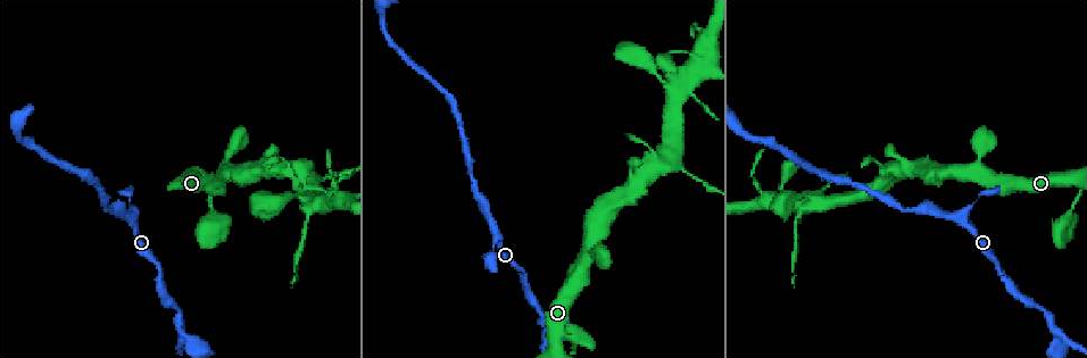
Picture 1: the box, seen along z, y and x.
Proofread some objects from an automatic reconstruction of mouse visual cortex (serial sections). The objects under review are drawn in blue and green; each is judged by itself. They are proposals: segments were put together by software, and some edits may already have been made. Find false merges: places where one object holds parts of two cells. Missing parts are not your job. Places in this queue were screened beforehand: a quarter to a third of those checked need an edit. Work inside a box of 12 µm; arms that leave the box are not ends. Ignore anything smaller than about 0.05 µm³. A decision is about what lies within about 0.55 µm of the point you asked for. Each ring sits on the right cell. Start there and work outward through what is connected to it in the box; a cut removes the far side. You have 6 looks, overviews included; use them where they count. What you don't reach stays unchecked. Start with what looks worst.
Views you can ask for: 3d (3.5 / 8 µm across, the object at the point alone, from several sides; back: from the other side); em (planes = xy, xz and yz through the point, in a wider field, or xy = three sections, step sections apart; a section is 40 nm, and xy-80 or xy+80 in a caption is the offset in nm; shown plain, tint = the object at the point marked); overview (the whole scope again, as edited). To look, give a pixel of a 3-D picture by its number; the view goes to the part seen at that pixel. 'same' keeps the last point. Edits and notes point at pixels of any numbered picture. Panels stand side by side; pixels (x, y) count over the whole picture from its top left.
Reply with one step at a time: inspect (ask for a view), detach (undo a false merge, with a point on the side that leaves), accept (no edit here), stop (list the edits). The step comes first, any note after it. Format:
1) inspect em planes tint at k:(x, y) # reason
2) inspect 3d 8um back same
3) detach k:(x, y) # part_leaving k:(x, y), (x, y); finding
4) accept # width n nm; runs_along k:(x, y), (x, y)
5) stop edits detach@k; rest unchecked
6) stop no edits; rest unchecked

inspect 3d 8um at 1:(960, 215) # abrupt turn

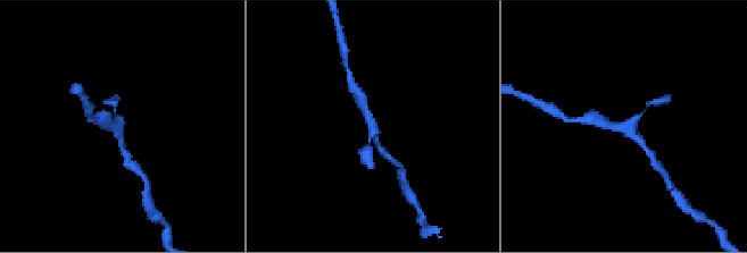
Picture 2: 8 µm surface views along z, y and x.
inspect em xy step 3 tint at 2:(118, 128) # arms 3; arm_widths 100, 200, 200 nm; shape alone is not enough

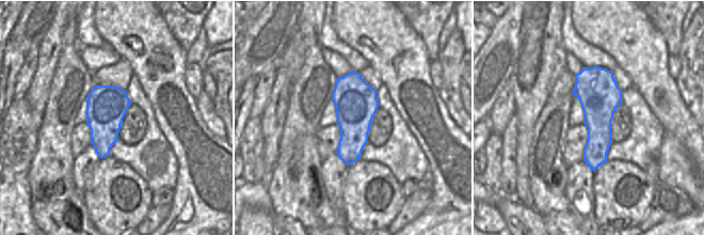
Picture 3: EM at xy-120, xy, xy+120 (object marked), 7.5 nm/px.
accept # runs_along 2:(650, 154), (629, 127), (603, 123); one cell here

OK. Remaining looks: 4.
inspect 3d 8um at 1:(663, 163) # three-way junction

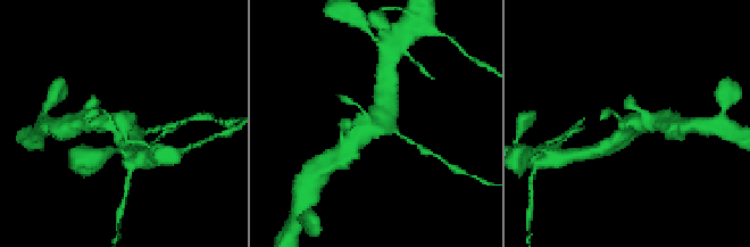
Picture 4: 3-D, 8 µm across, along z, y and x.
inspect em xy step 5 tint at 4:(631, 127) # now the EM

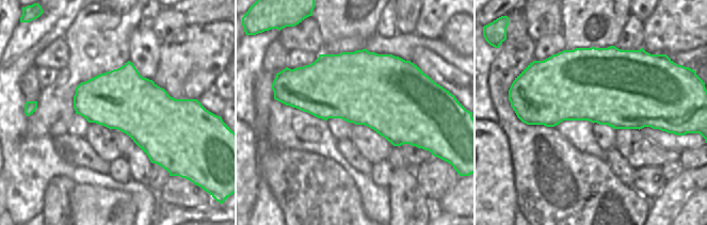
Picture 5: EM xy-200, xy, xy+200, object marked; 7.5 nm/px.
accept # runs_along 4:(348, 146), (381, 118), (386, 100); all the same cell

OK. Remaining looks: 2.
inspect 3d 3.5um at 1:(814, 199) # small branch off a trunk

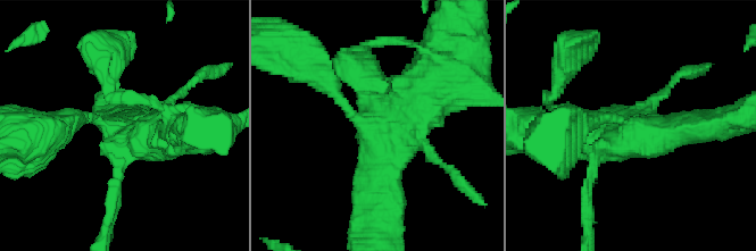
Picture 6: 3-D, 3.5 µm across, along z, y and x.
inspect em xy step 2 tint at 6:(362, 123)

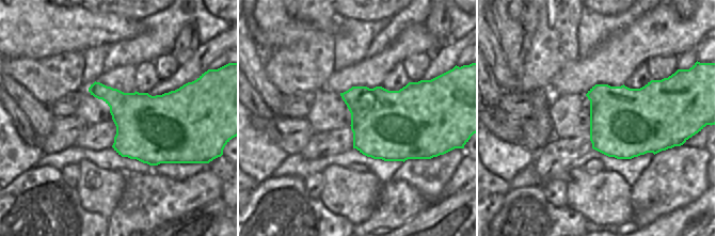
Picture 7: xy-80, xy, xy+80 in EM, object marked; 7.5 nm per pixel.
detach 6:(584, 208) # part_leaving 6:(594, 167), (584, 191), (588, 236); a second cell is stuck on

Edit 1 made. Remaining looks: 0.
stop edits detach@6; rest unchecked

